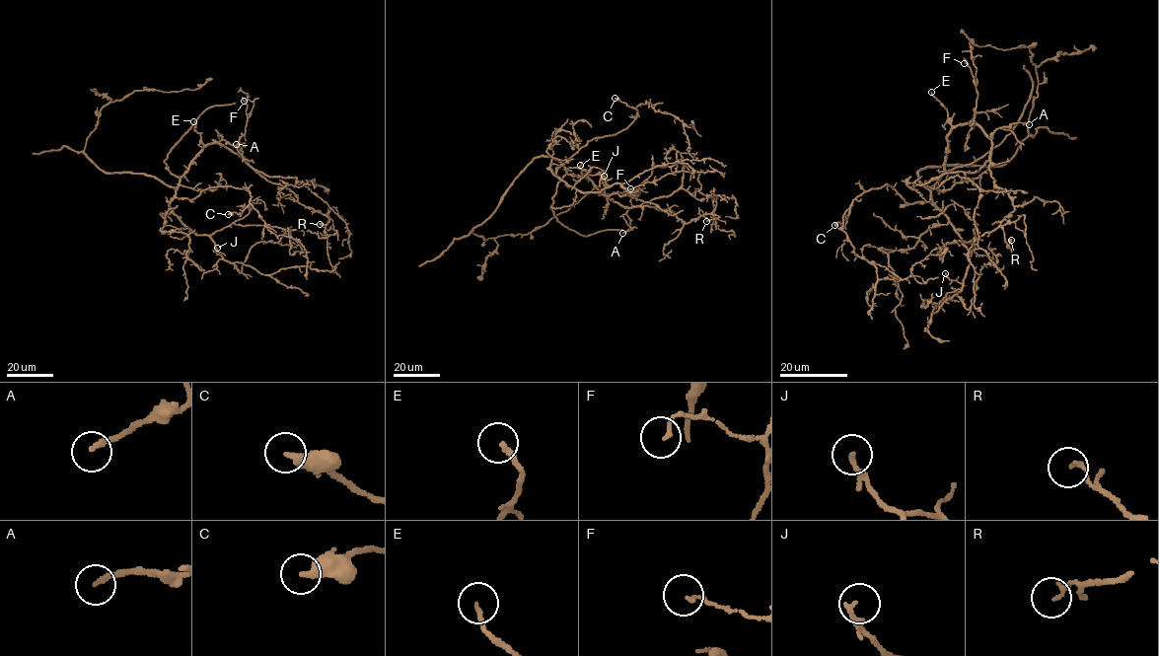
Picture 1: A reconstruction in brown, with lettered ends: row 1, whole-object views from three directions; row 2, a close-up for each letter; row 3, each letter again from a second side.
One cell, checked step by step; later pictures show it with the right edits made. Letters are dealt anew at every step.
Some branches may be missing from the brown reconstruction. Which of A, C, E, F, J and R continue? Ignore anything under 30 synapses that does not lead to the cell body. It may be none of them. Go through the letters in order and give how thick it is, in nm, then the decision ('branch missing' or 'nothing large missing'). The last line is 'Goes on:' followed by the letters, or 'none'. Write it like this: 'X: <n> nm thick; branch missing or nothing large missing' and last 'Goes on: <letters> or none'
A: 190 nm thick; branch missing
C: 420 nm thick; nothing large missing
E: 170 nm thick; nothing large missing
F: 120 nm thick; nothing large missing
J: 180 nm thick; nothing large missing
R: 150 nm thick; nothing large missing
Goes on: A

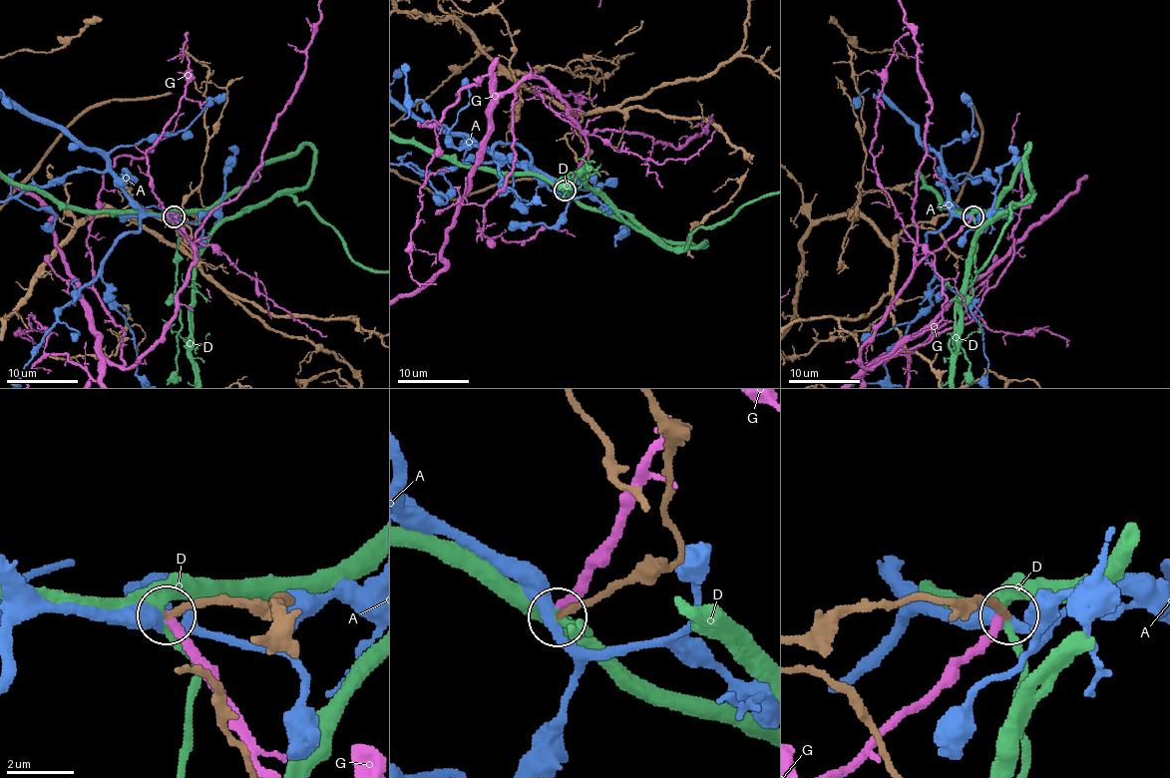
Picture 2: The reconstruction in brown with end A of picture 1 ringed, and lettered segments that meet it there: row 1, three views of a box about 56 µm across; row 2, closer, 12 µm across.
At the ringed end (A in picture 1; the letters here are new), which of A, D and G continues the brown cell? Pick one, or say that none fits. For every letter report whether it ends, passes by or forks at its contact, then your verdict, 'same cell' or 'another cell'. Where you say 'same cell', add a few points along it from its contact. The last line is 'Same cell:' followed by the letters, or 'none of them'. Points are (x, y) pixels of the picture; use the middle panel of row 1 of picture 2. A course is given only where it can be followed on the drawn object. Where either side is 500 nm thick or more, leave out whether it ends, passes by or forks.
A: it passes by; another cell
D: it forks there; another cell
G: it ends there; another cell
Same cell: none of them

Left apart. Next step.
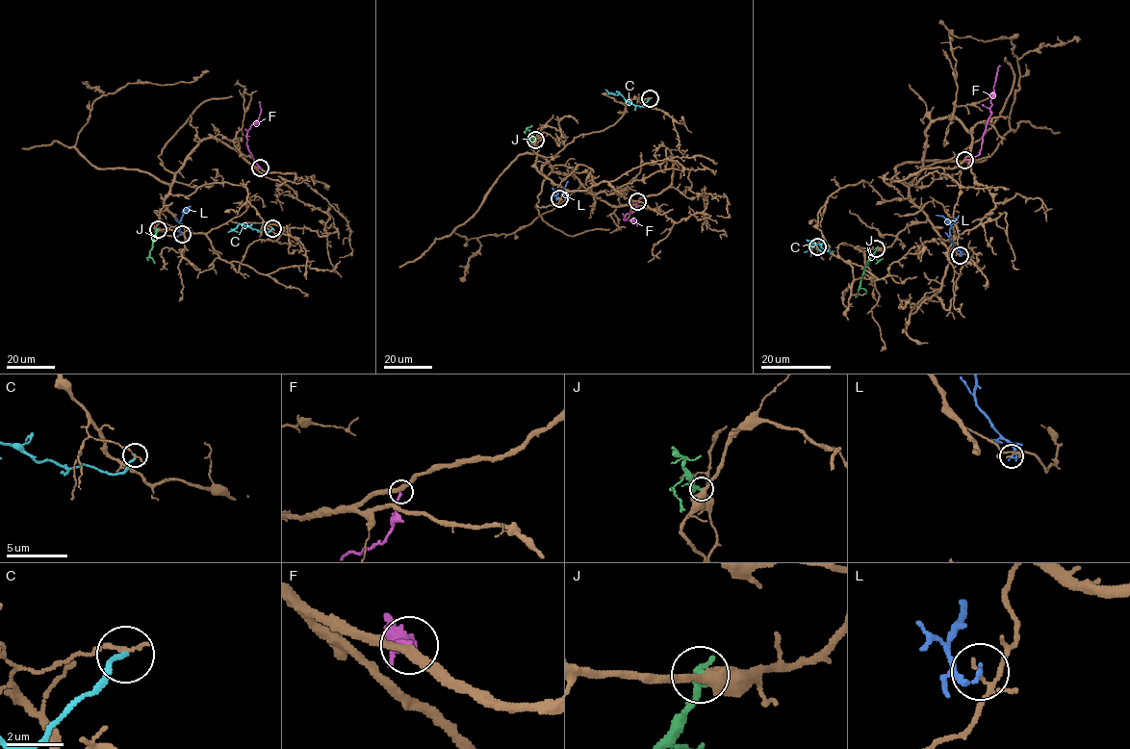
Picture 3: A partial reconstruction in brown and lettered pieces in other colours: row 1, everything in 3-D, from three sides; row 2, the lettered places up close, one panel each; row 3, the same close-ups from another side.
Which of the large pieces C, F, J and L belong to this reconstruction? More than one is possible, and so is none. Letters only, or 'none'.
none

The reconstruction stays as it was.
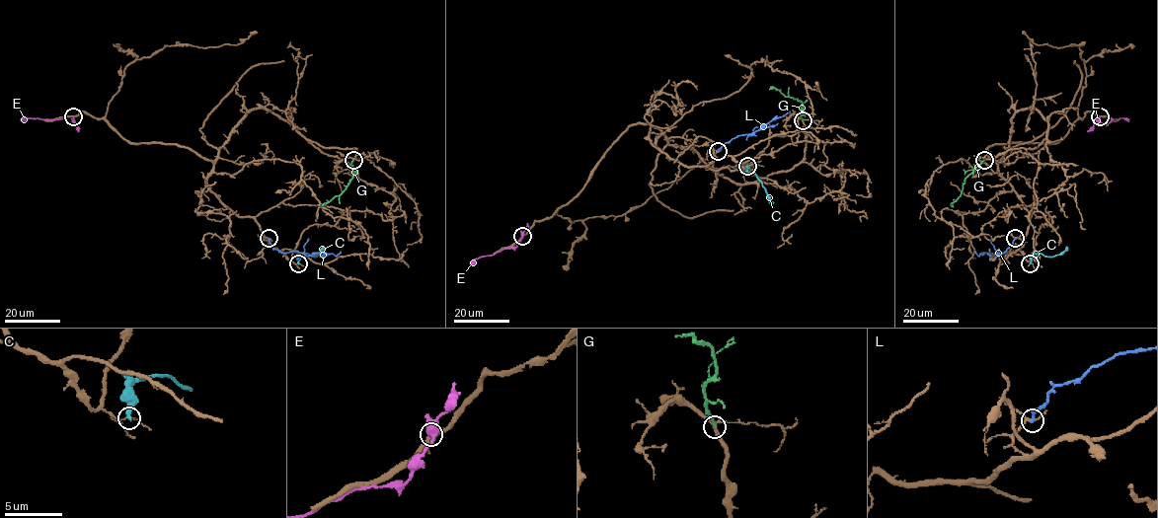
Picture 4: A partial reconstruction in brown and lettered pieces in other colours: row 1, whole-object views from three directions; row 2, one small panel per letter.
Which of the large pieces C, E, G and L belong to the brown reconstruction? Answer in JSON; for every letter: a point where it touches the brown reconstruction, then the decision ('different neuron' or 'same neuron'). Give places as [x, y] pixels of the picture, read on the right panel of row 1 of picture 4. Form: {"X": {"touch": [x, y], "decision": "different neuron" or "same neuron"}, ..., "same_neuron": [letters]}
{"C": {"touch": [1030, 263], "decision": "different neuron"}, "E": {"touch": [1100, 116], "decision": "different neuron"}, "G": {"touch": [984, 160], "decision": "same neuron"}, "L": {"touch": [1015, 238], "decision": "different neuron"}, "same_neuron": ["G"]}

